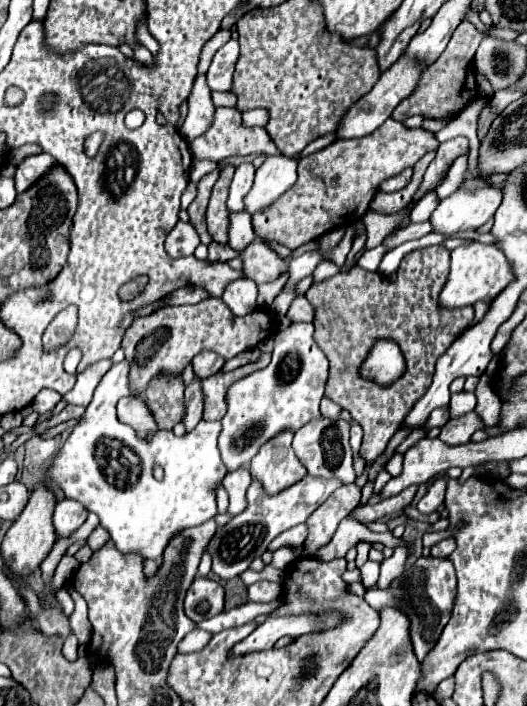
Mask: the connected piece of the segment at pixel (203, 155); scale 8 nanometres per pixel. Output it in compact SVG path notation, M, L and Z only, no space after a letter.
M216 107L210 129L204 135L200 135L198 139L194 139L190 143L190 149L196 159L210 159L216 163L220 163L232 155L276 155L278 153L276 143L272 141L272 137L268 135L268 131L264 127L250 127L250 129L244 127L240 113L230 107Z

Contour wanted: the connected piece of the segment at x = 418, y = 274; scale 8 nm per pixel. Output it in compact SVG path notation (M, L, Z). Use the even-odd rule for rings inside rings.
M434 245L408 253L398 267L396 281L356 265L348 273L338 273L306 291L306 299L316 309L314 341L330 361L326 397L342 405L362 427L362 455L366 461L374 461L384 453L390 437L414 407L414 401L430 387L436 361L474 321L474 307L442 309L438 305L438 289L446 281L448 265L450 251L444 245ZM374 337L394 339L406 359L406 373L390 389L378 389L378 385L370 385L358 377L358 365L366 357Z

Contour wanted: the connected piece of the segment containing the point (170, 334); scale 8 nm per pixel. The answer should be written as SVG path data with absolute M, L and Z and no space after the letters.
M206 297L204 301L196 303L196 305L182 305L182 307L162 307L158 311L154 311L148 317L140 317L134 319L132 325L126 329L124 337L122 337L122 349L126 355L126 361L130 365L130 389L134 395L142 395L146 391L146 387L150 385L152 379L156 377L180 377L184 367L194 359L194 355L198 355L200 351L214 351L216 355L220 355L224 361L236 357L242 351L254 349L258 347L264 339L270 337L270 333L278 331L278 323L274 319L274 315L268 309L254 309L252 313L238 317L234 315L220 297Z

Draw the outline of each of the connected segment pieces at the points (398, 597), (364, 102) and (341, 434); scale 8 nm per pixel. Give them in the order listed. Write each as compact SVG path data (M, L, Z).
M420 555L410 569L406 569L398 579L390 583L390 587L368 589L364 599L376 611L382 611L384 607L396 607L410 619L410 641L414 647L414 655L418 657L418 661L422 661L428 649L434 647L434 641L438 641L438 633L442 633L450 617L450 609L454 603L454 565L448 557L438 559L432 555Z
M398 59L390 69L386 69L382 73L382 77L378 79L378 85L374 85L374 89L370 93L366 93L366 97L360 97L342 115L342 121L338 123L338 129L334 131L334 135L340 139L352 139L352 137L364 137L364 135L372 133L376 127L380 127L392 115L398 101L402 101L404 97L408 97L414 91L414 85L418 83L418 73L422 73L422 69L410 69L410 65L406 65L406 61Z
M322 417L322 421L312 421L310 425L302 427L298 433L294 433L292 449L300 463L306 467L308 475L312 477L326 477L326 479L338 479L344 485L356 481L356 471L352 465L352 453L348 445L348 427L350 423L344 419L328 419Z

